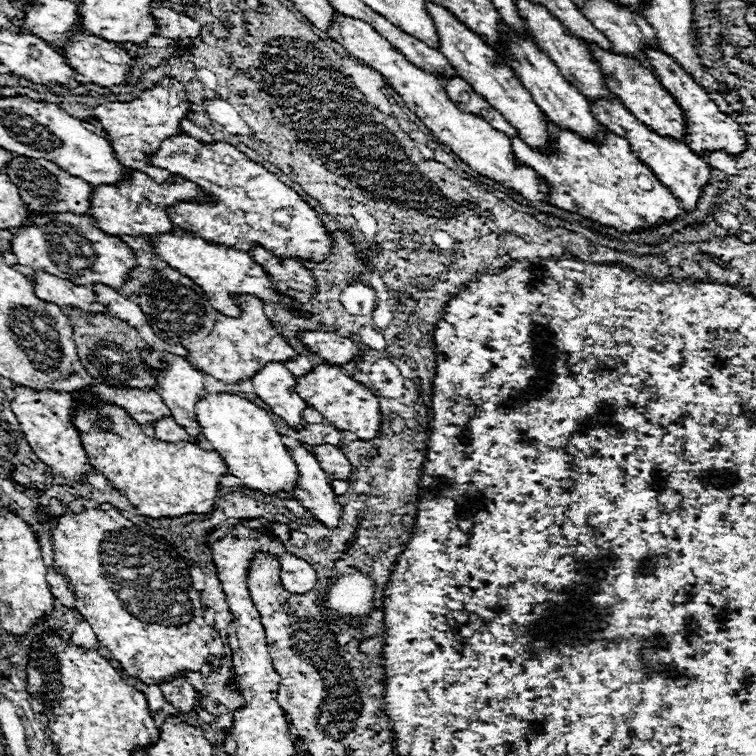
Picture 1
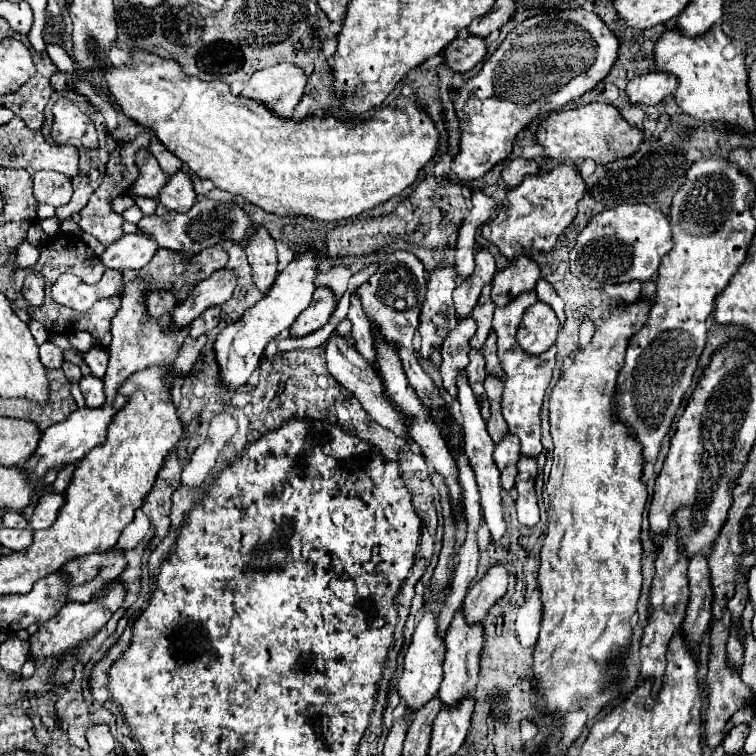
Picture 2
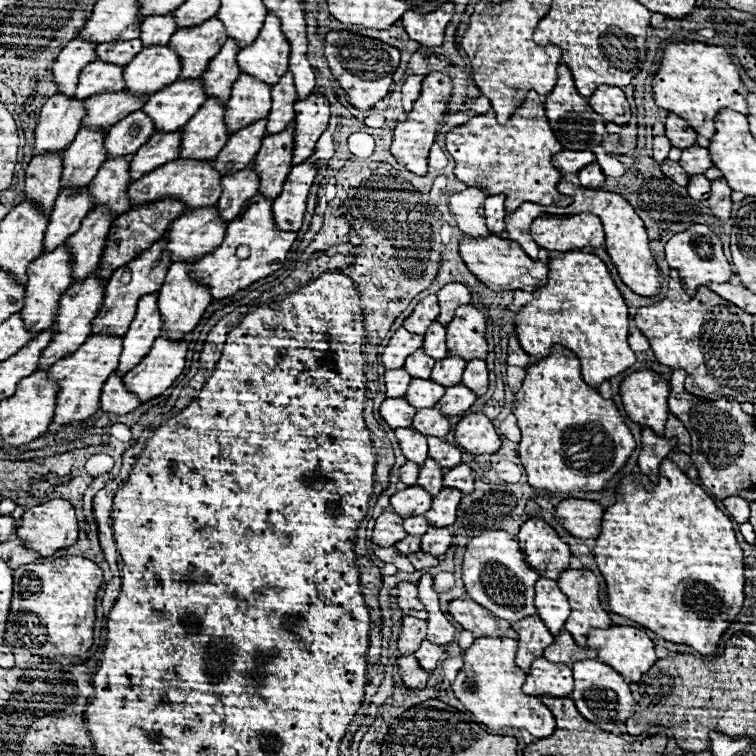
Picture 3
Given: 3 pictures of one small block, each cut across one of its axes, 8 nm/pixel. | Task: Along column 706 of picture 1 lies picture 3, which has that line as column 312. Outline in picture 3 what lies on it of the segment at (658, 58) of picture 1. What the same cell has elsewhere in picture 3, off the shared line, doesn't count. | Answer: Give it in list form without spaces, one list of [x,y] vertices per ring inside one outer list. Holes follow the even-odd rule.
[[[308,96],[306,100],[298,100],[294,104],[294,152],[292,152],[292,166],[300,164],[300,160],[308,160],[316,148],[318,138],[328,126],[330,110],[328,100],[322,96]]]

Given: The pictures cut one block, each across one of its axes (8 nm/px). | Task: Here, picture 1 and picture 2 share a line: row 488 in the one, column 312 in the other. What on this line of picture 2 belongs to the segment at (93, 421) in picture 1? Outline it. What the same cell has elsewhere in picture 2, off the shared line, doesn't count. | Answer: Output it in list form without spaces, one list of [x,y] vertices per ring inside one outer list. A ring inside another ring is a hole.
[[[134,52],[132,58],[134,58],[134,66],[120,66],[120,68],[116,68],[116,66],[108,64],[104,68],[104,76],[108,80],[108,88],[110,88],[112,96],[116,98],[116,102],[122,106],[122,112],[126,116],[134,118],[140,126],[152,128],[154,134],[158,136],[158,140],[174,156],[178,156],[194,174],[198,174],[200,178],[208,178],[208,180],[214,182],[216,188],[226,190],[230,194],[234,194],[234,196],[242,196],[244,200],[260,206],[266,212],[278,214],[278,216],[308,216],[308,218],[322,220],[322,222],[336,222],[336,220],[342,220],[342,218],[358,216],[358,214],[362,214],[362,212],[366,212],[366,210],[370,210],[370,208],[390,200],[392,196],[398,196],[404,188],[408,188],[416,180],[420,168],[424,168],[432,160],[436,150],[438,150],[440,134],[438,134],[434,122],[428,118],[428,114],[422,112],[422,106],[416,102],[416,96],[400,96],[398,100],[394,100],[384,108],[384,119],[382,120],[371,118],[368,119],[368,122],[338,122],[338,118],[334,118],[332,114],[326,114],[324,118],[308,116],[302,122],[292,122],[292,120],[280,120],[278,116],[272,116],[272,112],[268,112],[268,108],[264,108],[264,104],[256,104],[254,100],[230,94],[230,86],[224,84],[222,80],[204,82],[200,78],[188,76],[174,60],[164,60],[164,58],[146,54],[146,52]]]

